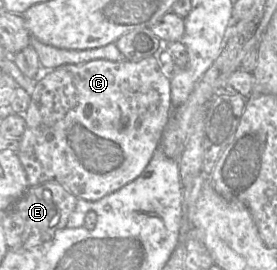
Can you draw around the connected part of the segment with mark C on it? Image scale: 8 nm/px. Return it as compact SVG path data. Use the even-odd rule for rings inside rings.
M153 56L138 62L127 60L116 62L109 60L92 60L83 64L64 65L55 68L42 80L36 82L35 89L30 96L29 106L23 114L26 127L24 133L19 138L19 148L16 152L26 172L29 187L54 181L63 185L77 199L88 201L97 201L117 191L142 174L160 144L172 111L170 79L162 72L157 60Z

